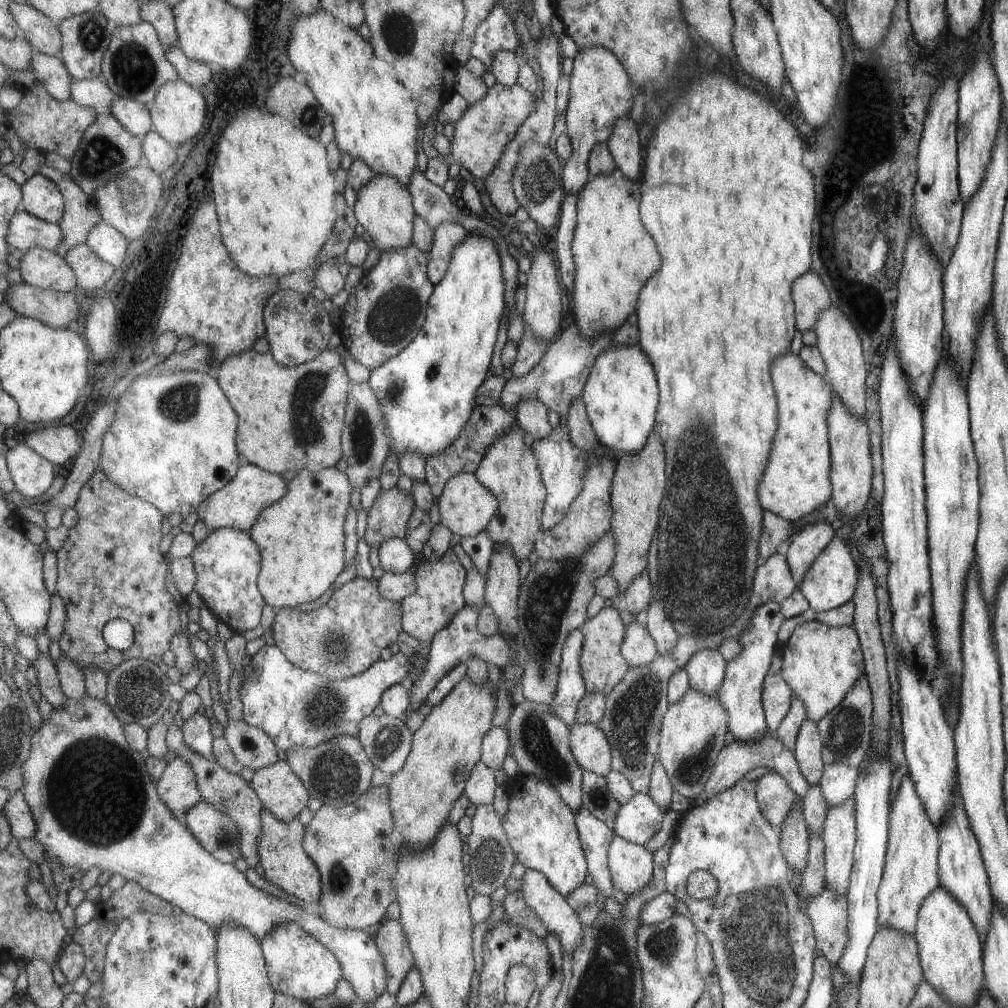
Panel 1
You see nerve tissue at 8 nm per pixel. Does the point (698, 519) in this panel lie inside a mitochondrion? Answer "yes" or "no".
yes

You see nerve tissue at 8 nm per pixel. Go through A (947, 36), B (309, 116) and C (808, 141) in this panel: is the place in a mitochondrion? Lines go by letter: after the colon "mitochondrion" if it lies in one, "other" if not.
A: other
B: mitochondrion
C: other

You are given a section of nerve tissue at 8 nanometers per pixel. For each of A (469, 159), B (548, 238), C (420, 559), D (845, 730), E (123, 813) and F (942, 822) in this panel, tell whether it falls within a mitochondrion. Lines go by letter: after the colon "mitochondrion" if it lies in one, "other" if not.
A: other
B: other
C: other
D: mitochondrion
E: mitochondrion
F: other

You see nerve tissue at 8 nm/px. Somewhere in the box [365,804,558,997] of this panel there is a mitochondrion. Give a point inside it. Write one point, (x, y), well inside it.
(489, 860)

